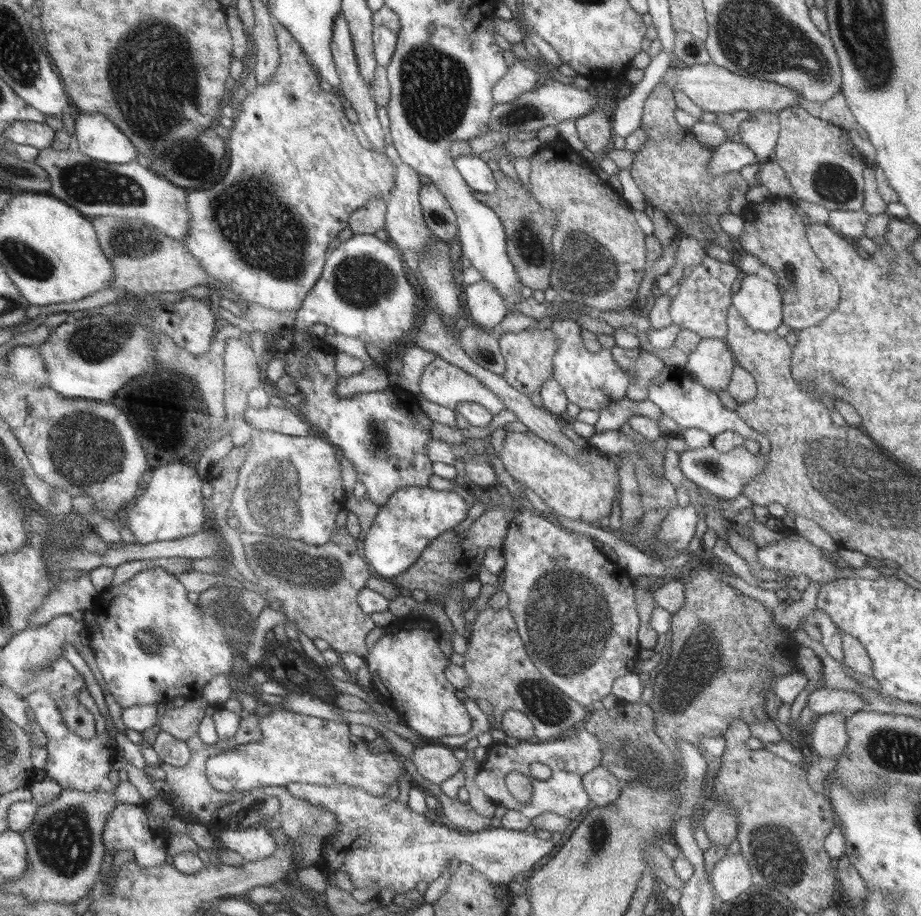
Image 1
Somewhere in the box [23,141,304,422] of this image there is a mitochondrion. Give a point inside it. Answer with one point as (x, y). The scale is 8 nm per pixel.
(90, 184)

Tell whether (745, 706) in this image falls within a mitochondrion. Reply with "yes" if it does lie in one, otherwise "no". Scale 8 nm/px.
no

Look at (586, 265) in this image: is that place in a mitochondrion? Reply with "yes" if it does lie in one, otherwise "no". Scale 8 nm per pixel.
yes

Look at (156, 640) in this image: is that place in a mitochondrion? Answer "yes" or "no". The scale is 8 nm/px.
yes

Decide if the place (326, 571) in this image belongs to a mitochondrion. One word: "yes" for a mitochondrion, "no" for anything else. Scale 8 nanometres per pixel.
yes

